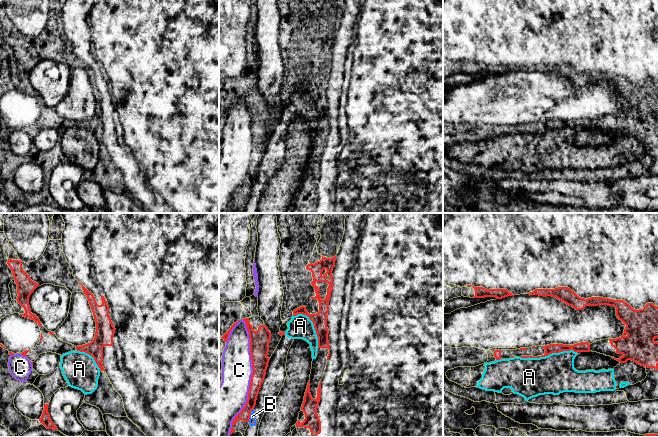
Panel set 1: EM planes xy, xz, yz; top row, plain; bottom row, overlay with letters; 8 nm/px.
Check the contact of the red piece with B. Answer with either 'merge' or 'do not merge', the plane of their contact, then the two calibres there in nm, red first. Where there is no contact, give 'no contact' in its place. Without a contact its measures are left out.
do not merge; meets red in xz; 90 nm thick on the red side, 60 nm on the other

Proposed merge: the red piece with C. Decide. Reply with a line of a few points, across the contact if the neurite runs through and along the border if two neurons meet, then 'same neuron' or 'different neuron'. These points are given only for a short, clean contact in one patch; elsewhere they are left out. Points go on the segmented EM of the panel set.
different neuron

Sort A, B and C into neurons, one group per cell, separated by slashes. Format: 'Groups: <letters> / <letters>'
Groups: A B / C

